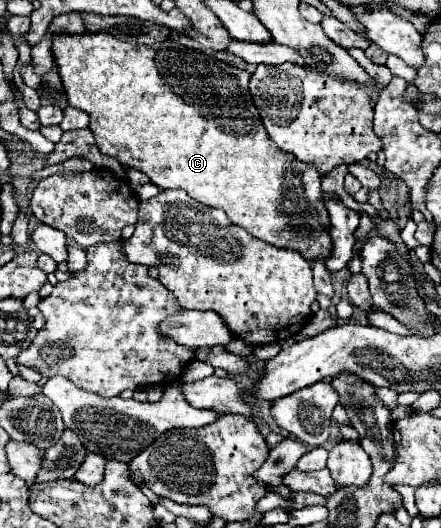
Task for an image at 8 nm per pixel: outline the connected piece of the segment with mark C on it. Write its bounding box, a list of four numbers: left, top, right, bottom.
[54,33,332,263]

